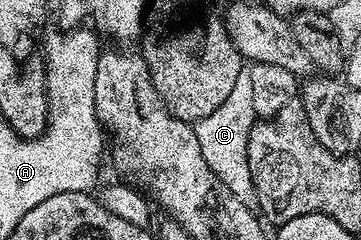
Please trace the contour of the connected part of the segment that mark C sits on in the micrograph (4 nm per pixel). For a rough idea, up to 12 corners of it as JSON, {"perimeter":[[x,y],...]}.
{"perimeter":[[242,70],[227,102],[191,128],[203,162],[257,208],[249,135],[257,119]]}

